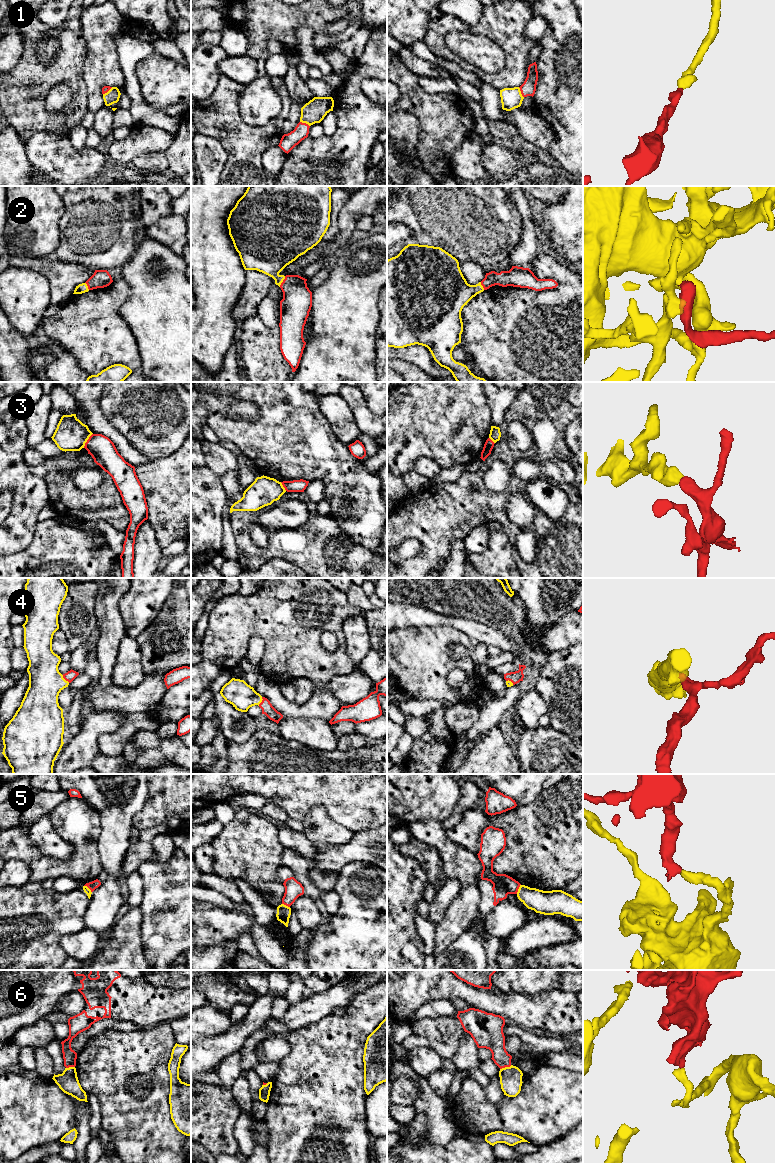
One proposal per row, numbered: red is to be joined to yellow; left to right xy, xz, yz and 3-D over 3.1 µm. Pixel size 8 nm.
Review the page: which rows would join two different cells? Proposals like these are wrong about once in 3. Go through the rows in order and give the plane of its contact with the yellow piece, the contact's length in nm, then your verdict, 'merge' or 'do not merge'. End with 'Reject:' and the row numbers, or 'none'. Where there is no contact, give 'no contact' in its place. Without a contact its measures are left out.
1: yz | 100 nm | merge
2: xz | 100 nm | merge
3: xy | 140 nm | do not merge
4: xy | 90 nm | merge
5: yz | 90 nm | merge
6: yz | 100 nm | merge
Reject: 3

